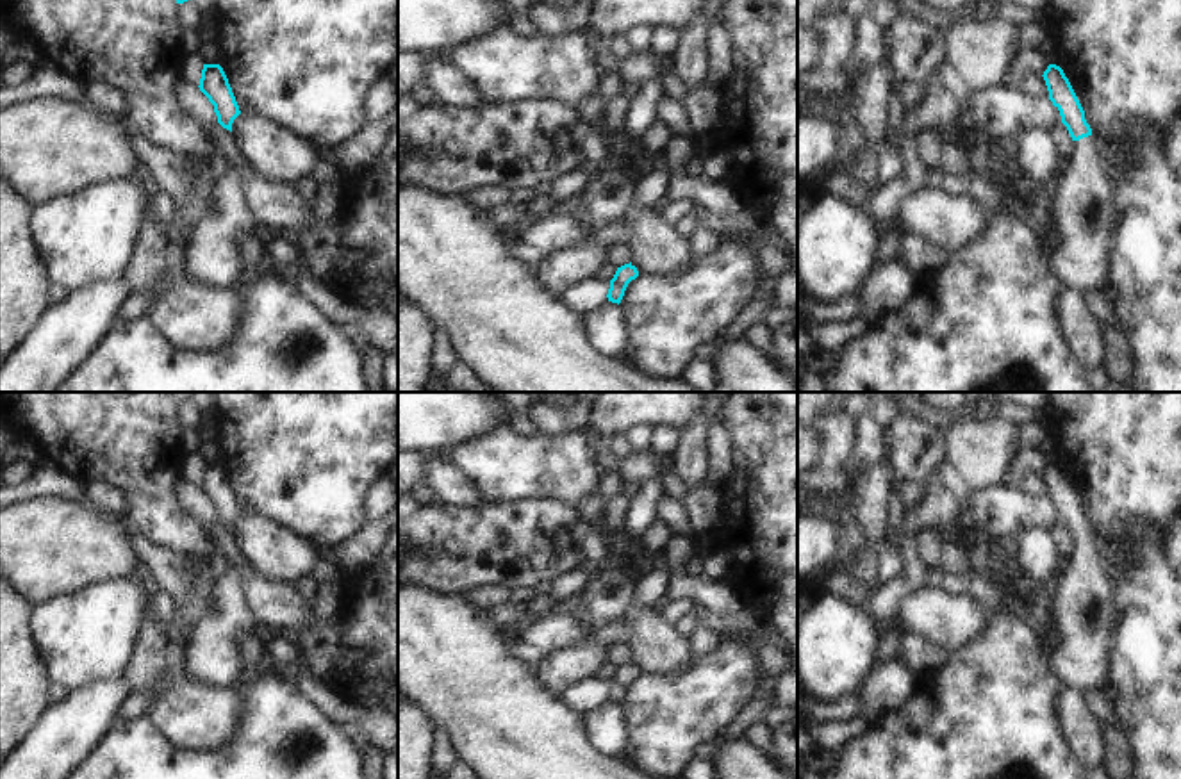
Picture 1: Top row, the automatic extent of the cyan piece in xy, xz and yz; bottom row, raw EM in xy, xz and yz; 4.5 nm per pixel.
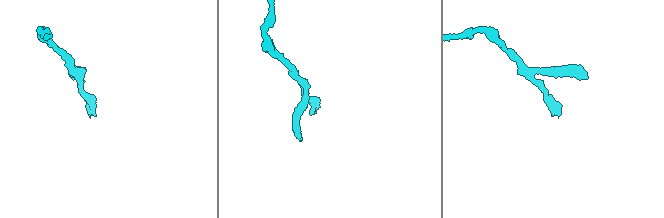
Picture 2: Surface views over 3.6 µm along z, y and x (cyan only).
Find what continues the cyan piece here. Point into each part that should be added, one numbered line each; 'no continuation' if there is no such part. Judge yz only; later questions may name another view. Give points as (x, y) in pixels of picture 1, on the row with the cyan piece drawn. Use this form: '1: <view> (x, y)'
1: yz (1078, 234)

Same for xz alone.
no continuation

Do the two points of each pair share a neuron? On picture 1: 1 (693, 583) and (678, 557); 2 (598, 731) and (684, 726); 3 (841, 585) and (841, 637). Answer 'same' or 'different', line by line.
1: same
2: different
3: different

